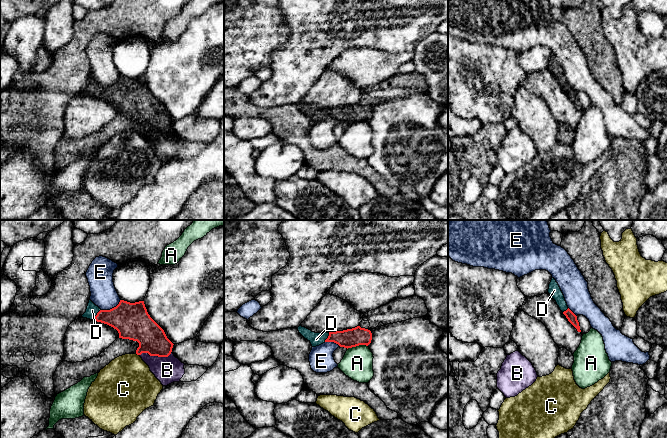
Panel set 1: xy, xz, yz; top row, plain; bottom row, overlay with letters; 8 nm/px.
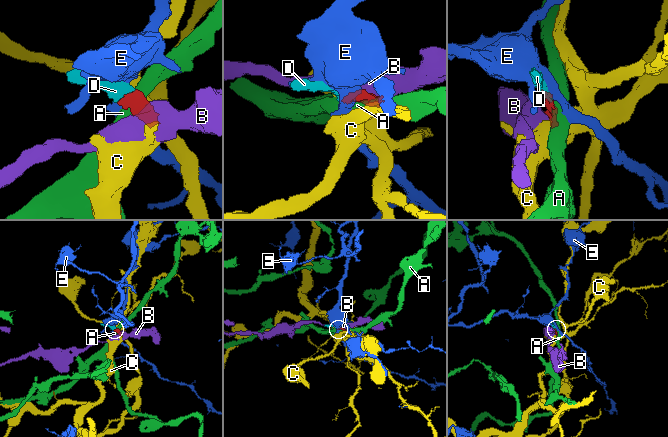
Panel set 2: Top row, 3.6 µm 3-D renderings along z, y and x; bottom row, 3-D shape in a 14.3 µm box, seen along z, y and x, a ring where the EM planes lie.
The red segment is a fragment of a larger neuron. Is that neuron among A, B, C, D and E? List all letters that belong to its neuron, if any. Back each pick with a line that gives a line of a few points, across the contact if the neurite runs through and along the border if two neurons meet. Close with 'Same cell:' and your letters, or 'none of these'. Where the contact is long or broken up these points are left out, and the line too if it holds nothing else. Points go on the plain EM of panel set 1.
D: Line: xy (127, 94), (107, 93), (97, 90), (92, 86)
Same cell: D

